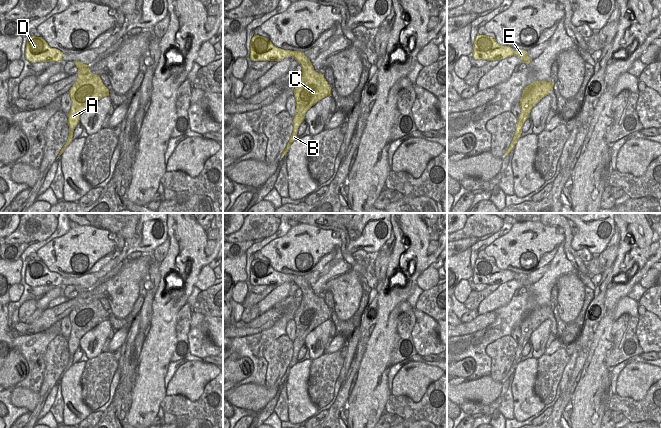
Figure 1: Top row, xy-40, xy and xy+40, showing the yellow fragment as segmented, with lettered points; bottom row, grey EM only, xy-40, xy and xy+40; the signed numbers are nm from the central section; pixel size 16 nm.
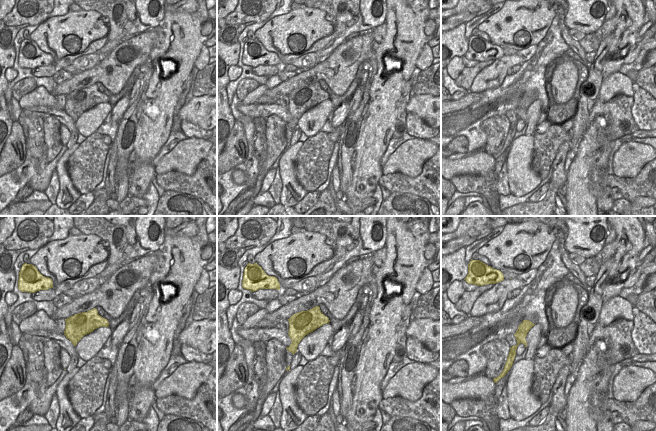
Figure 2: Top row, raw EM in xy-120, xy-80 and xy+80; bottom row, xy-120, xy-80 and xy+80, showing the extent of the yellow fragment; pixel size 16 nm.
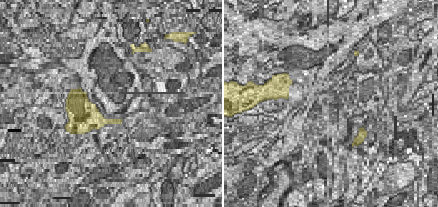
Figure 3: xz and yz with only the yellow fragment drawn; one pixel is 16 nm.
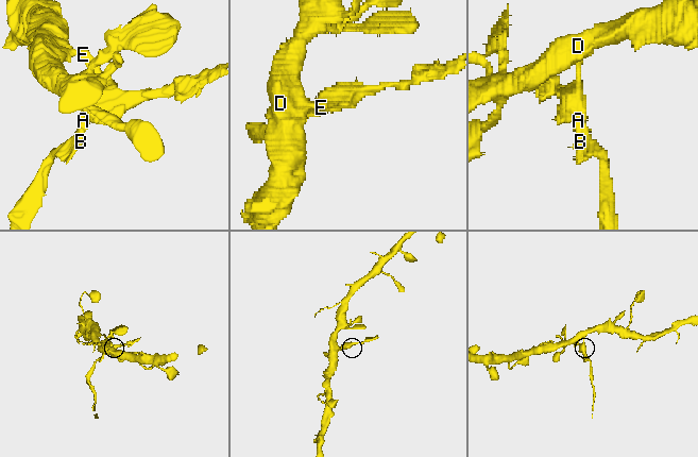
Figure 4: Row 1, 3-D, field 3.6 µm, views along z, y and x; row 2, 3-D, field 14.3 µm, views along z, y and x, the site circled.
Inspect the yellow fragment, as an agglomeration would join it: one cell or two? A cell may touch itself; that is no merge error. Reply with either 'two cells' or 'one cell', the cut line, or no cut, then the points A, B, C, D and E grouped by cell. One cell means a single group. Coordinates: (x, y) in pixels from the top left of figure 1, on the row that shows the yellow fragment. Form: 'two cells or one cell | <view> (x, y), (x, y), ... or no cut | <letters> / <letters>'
two cells | xy (289, 51), (291, 55) | A B C E / D

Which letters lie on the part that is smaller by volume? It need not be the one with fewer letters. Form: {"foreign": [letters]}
{"foreign": ["A", "B", "C", "E"]}

